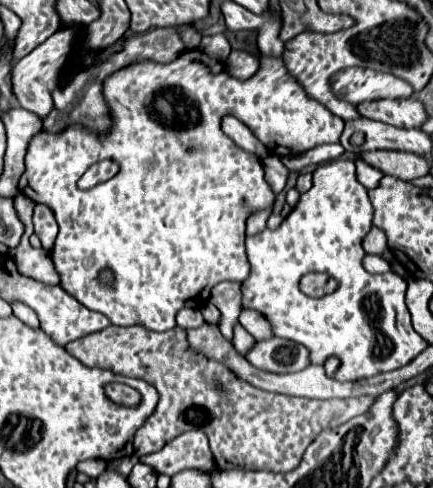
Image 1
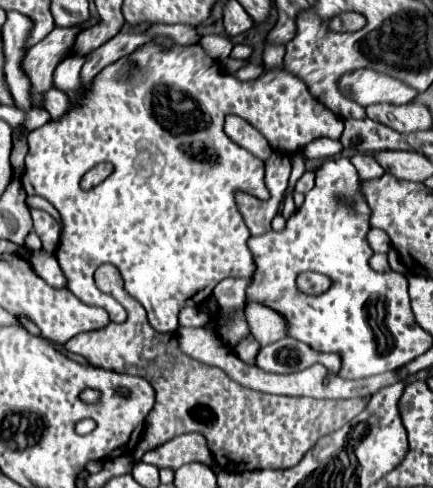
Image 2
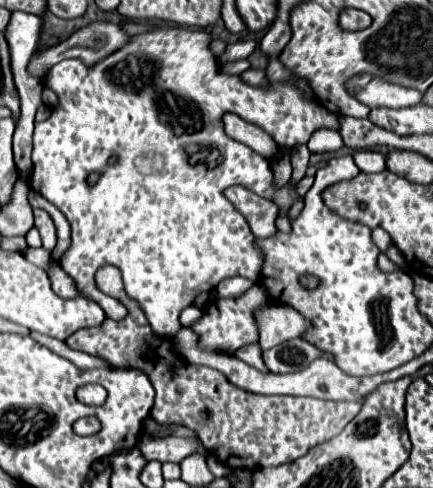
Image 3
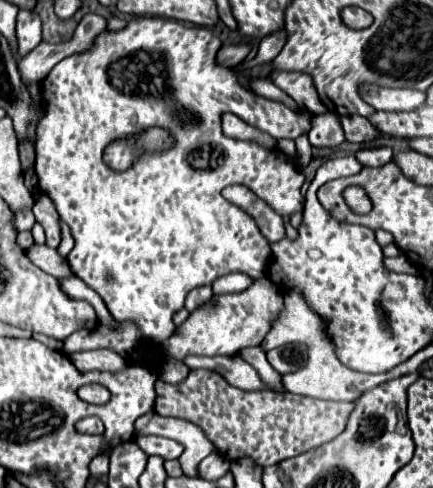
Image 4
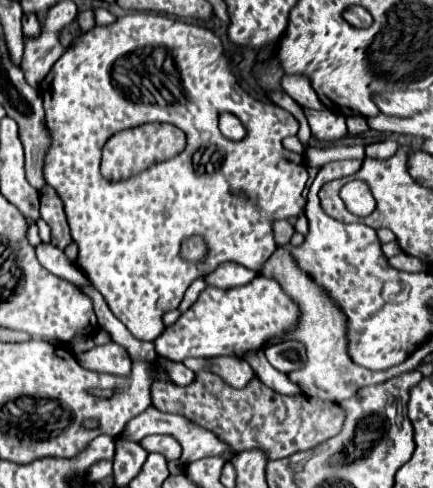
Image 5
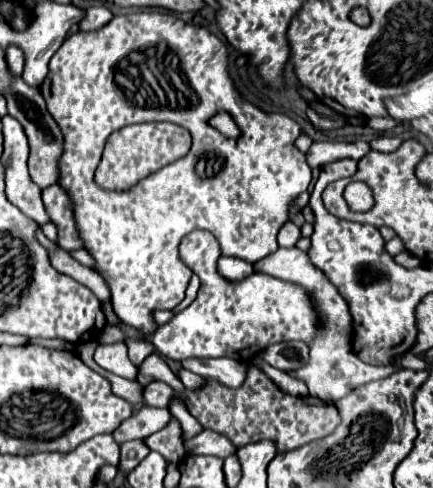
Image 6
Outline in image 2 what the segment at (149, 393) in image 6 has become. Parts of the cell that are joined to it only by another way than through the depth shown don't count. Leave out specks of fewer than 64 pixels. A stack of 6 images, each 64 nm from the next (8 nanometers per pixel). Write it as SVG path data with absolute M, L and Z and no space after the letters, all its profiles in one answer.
M102 264L96 270L94 280L104 294L116 298L126 308L128 318L122 324L110 322L100 330L80 332L70 338L64 348L84 356L92 366L138 374L146 378L156 390L156 404L146 418L146 428L134 450L136 458L178 434L200 432L208 440L214 462L222 470L246 472L262 468L290 468L298 464L322 436L342 428L366 406L366 402L360 398L316 400L272 396L248 390L230 380L220 368L184 356L176 344L176 334L156 332L148 324L142 304L124 290L122 276L116 266Z

